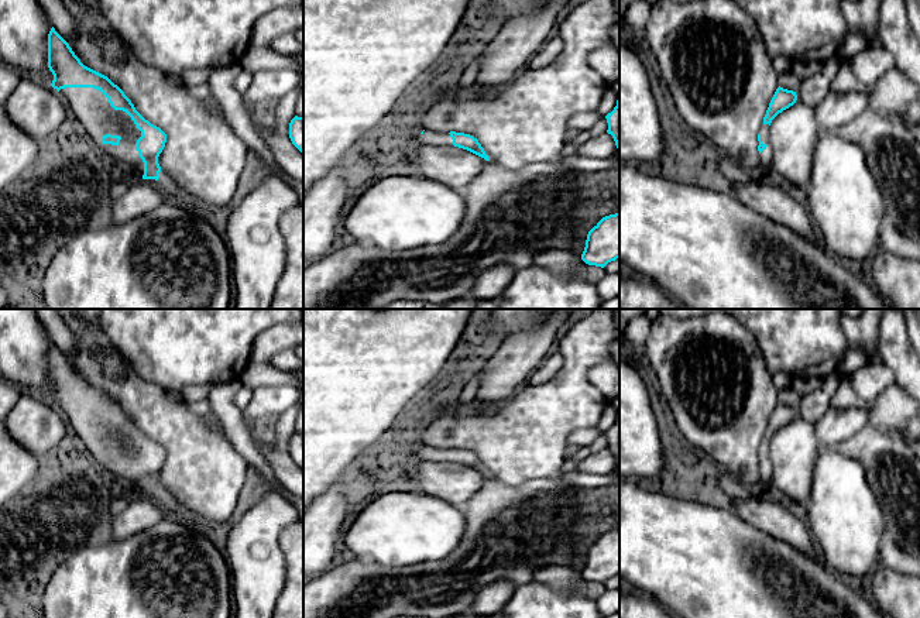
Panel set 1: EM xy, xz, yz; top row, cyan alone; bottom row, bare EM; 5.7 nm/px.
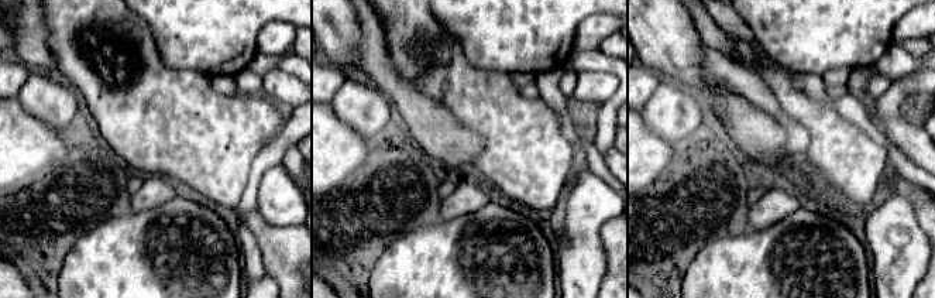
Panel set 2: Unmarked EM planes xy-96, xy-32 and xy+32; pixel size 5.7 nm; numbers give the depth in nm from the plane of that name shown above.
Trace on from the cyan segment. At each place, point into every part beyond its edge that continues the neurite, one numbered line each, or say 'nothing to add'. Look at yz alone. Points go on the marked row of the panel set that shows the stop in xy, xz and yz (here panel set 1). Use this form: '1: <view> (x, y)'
1: yz (765, 157)

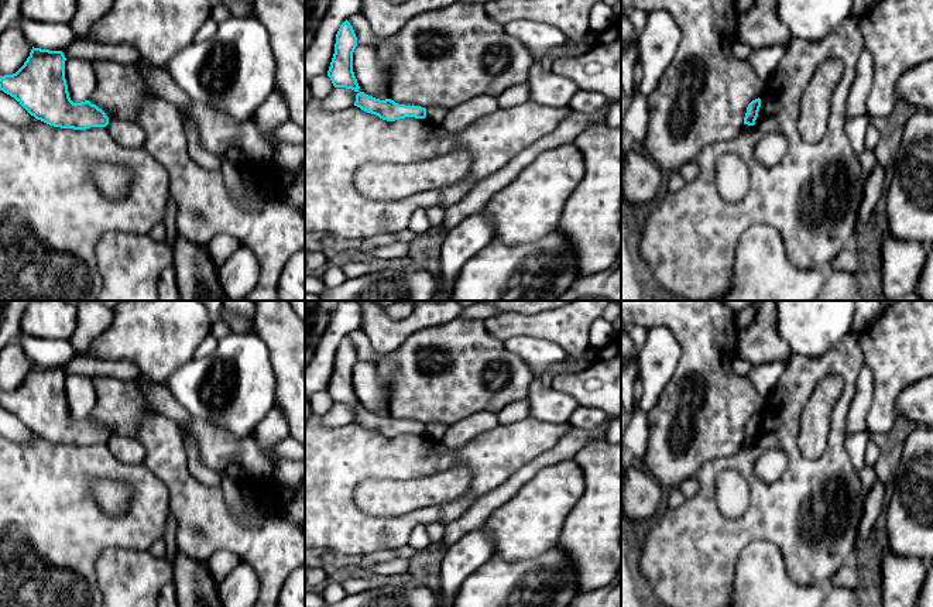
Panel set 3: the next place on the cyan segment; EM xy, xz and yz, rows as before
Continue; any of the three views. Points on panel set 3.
nothing to add

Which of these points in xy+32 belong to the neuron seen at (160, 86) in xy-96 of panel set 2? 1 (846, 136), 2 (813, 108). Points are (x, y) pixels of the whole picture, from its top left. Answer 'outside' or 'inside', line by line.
1: inside
2: inside

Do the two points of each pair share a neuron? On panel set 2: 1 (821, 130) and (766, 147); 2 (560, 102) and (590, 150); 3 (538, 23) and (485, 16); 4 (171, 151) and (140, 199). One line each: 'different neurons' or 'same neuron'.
1: different neurons
2: same neuron
3: same neuron
4: different neurons

